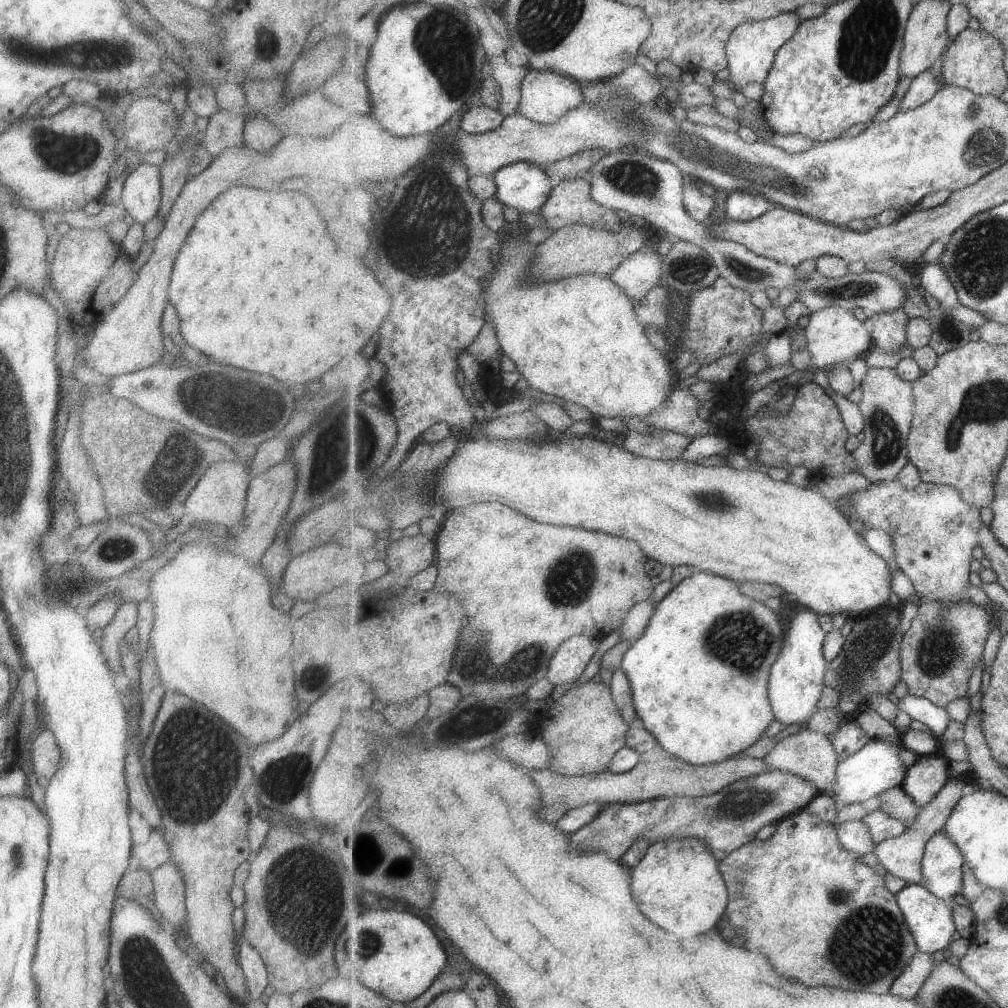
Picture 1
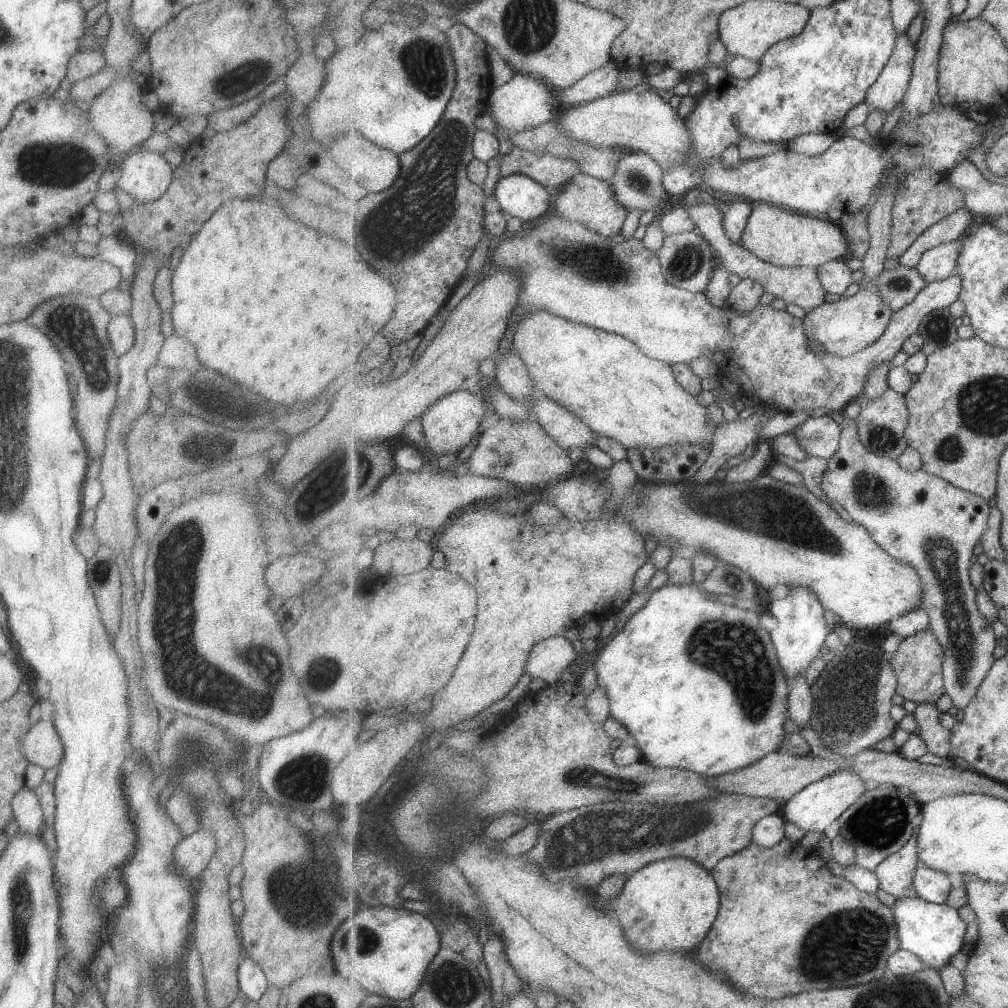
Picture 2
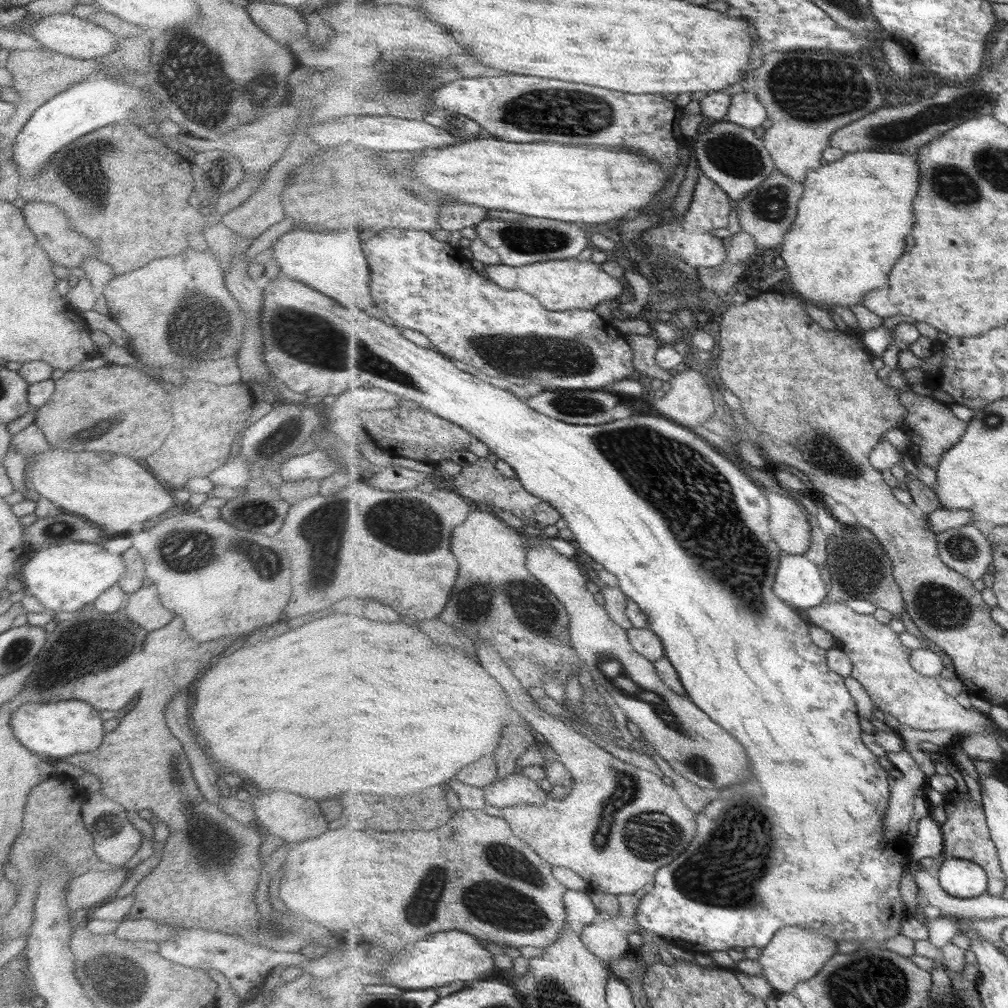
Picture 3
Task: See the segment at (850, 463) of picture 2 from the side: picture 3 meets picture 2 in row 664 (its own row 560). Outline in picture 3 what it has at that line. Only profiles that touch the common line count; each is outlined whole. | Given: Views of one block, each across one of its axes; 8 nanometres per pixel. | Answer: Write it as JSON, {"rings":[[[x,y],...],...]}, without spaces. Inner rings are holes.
{"rings":[[[978,525],[945,530],[939,541],[944,563],[970,580],[982,580],[994,564],[993,544]]]}

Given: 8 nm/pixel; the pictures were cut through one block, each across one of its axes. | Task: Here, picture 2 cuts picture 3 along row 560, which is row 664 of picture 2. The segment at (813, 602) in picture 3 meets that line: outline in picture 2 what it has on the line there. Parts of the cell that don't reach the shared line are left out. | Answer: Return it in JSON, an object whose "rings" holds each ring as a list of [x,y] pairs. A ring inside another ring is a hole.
{"rings":[[[790,587],[790,592],[782,600],[775,599],[771,611],[779,621],[779,627],[771,633],[779,652],[779,657],[789,679],[798,678],[812,666],[812,662],[822,656],[822,648],[826,648],[826,638],[830,636],[830,626],[826,622],[826,606],[812,588]]]}

